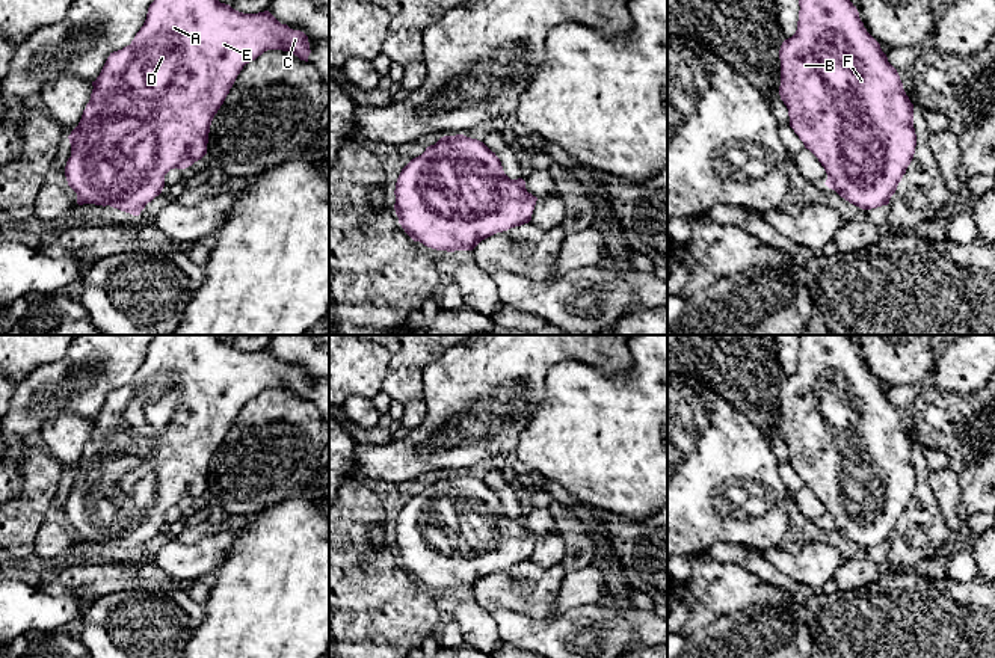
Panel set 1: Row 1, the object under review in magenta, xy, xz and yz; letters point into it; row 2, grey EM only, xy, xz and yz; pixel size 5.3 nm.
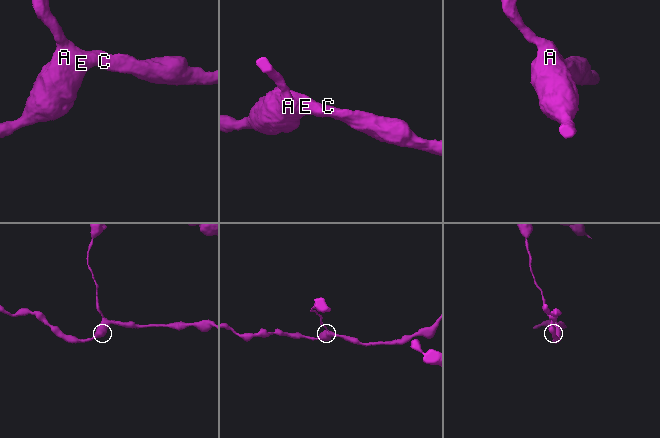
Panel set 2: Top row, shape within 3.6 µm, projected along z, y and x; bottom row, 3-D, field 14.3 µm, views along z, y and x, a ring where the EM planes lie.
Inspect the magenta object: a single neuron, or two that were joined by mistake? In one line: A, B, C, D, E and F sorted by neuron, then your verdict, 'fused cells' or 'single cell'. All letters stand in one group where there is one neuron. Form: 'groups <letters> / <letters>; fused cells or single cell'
groups A B C D E F; single cell

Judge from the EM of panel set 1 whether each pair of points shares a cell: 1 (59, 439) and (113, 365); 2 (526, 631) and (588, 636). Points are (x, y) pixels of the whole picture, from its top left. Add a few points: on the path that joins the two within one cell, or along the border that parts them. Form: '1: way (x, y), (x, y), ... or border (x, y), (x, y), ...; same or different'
1: border (91, 420), (73, 412), (59, 412), (43, 424); different
2: way (541, 636), (572, 636); same

